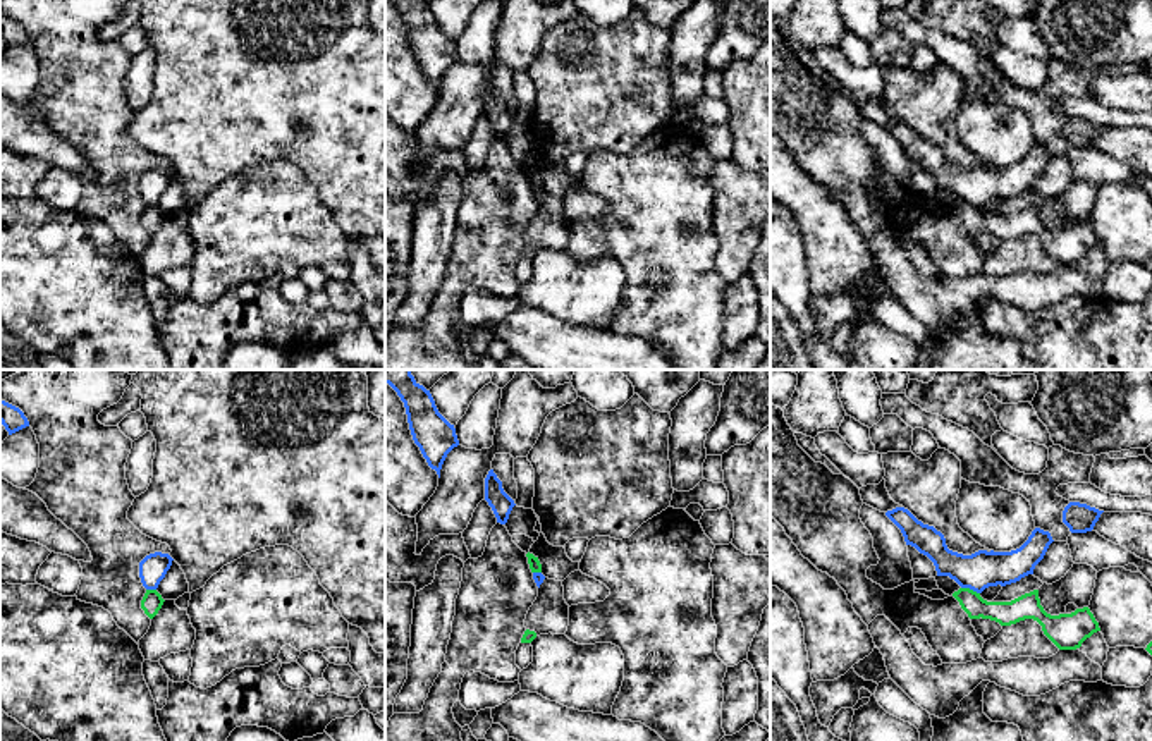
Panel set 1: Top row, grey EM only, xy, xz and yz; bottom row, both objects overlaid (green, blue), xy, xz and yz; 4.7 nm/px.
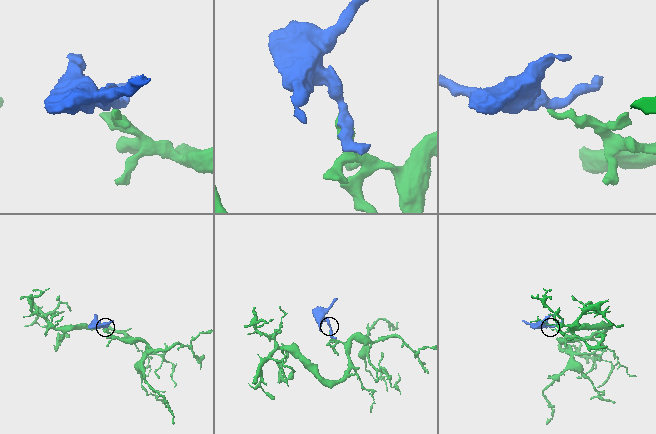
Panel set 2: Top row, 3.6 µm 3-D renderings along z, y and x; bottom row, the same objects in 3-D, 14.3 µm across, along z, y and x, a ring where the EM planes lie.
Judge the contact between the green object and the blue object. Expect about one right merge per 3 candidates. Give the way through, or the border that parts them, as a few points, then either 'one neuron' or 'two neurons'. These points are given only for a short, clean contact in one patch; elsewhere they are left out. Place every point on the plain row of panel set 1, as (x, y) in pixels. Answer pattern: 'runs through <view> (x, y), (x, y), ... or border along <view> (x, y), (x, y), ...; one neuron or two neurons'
border along yz (962, 202), (979, 208); two neurons

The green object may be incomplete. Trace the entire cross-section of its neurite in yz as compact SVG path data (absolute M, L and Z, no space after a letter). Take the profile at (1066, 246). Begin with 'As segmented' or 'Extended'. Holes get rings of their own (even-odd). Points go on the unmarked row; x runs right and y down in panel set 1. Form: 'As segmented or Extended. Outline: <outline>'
As segmented. Outline: M959 203L953 211L970 234L990 234L1001 241L1033 234L1059 265L1076 265L1087 253L1100 246L1088 222L1076 224L1071 229L1047 229L1040 220L1039 205L1025 208L1011 217L987 217L980 208L970 203Z

